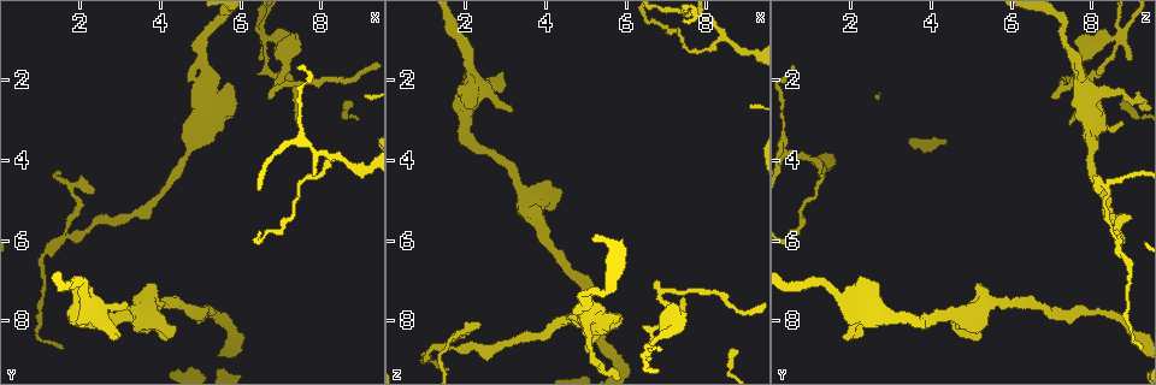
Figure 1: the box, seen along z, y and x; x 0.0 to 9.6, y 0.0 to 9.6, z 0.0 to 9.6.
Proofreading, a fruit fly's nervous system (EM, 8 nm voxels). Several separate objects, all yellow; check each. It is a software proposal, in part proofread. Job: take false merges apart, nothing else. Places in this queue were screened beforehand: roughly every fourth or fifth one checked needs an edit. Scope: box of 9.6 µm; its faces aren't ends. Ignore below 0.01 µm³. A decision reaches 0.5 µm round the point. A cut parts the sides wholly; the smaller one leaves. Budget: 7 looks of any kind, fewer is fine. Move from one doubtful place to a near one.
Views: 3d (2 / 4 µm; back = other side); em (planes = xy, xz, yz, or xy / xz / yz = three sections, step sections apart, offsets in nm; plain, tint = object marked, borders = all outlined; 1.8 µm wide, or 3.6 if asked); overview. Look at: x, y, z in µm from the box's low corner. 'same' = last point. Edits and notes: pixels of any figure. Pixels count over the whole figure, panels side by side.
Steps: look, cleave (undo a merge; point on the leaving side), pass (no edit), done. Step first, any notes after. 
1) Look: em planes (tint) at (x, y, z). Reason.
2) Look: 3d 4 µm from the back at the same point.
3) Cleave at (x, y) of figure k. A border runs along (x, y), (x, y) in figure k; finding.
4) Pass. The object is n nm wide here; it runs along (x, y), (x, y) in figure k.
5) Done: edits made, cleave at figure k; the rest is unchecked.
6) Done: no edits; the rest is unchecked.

Look: 3d 2 µm at (5.00, 1.55, 7.70). Thick turns thin.

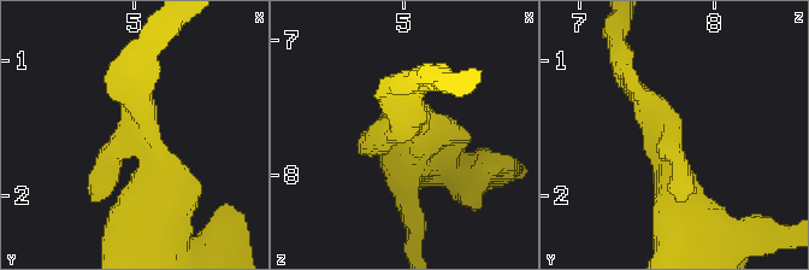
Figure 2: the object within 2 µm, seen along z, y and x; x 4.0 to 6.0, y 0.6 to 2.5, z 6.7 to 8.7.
Look: em xy step 16 (tint) at (5.02, 1.62, 7.64). The arms are 170, 500 nm wide.

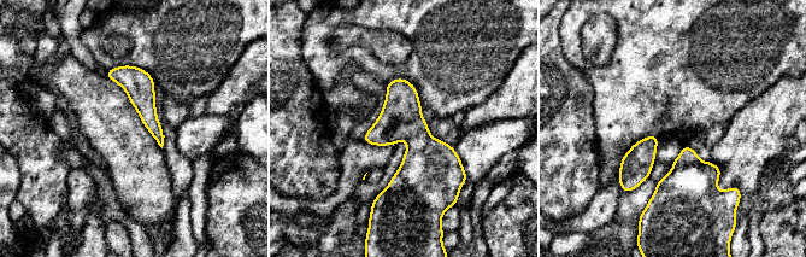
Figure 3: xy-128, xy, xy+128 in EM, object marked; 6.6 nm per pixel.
Look: em planes (tint) at the same point. Cut it another way.

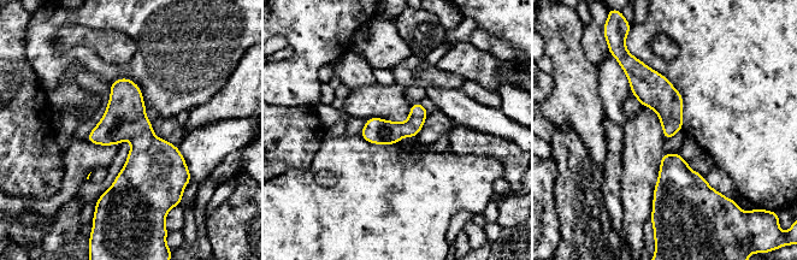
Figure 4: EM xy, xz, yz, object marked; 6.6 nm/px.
Pass. Continuous, no second neuron.

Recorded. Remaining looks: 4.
Look: 3d 2 µm at (6.65, 1.00, 8.60). Four arms meet.

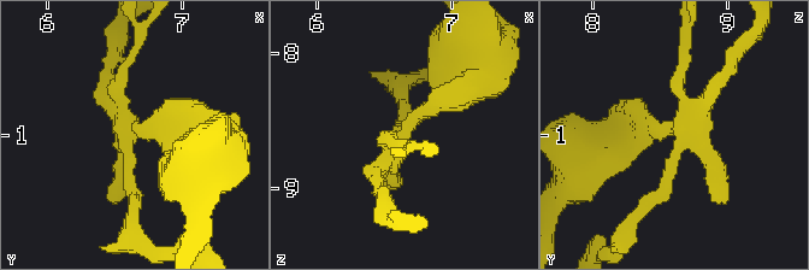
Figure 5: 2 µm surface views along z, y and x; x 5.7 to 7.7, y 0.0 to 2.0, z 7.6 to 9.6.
Look: em planes (borders) at (6.66, 1.00, 8.64).

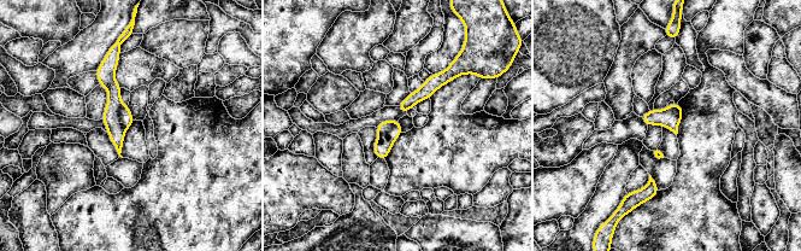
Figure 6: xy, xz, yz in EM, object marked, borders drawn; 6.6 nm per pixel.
Cleave at (116, 132) of figure 6. The part that leaves runs along (115, 54), (110, 83), (118, 146) in figure 6; two neurons meet here.

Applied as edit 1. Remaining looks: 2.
Done: edits made, cleave at figure 6; the rest is unchecked.

